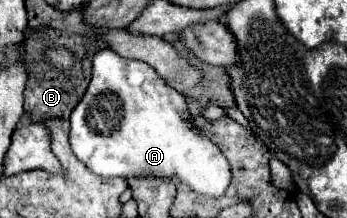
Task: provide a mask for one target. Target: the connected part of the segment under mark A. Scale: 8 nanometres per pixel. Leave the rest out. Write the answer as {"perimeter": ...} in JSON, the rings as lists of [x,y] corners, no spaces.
{"perimeter":[[[110,50],[96,52],[92,58],[92,80],[84,98],[70,114],[70,144],[78,160],[82,160],[94,174],[102,178],[160,178],[168,182],[186,184],[200,196],[224,196],[232,172],[230,162],[214,140],[202,136],[194,118],[188,112],[188,102],[174,88],[170,88],[152,66],[140,60],[116,56]]]}

